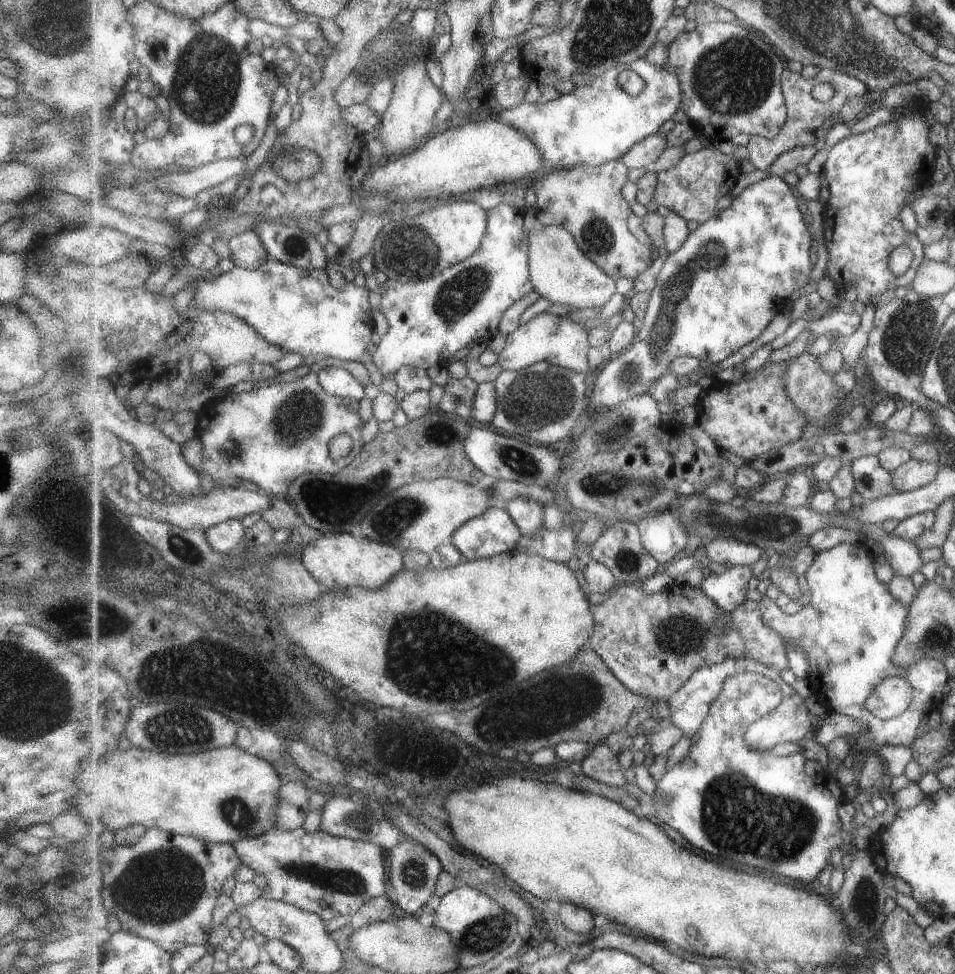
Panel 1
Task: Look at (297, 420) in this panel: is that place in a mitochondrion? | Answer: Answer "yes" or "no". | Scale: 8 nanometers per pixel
yes

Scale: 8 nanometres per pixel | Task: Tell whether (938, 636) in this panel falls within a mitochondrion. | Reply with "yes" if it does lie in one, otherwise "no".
yes

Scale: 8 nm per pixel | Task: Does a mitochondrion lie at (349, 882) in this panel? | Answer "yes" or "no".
yes

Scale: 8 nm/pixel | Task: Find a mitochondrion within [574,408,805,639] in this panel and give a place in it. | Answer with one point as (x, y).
(628, 561)

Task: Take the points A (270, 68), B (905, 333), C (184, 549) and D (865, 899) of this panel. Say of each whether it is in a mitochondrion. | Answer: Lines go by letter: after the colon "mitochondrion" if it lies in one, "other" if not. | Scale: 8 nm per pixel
A: other
B: mitochondrion
C: mitochondrion
D: mitochondrion

